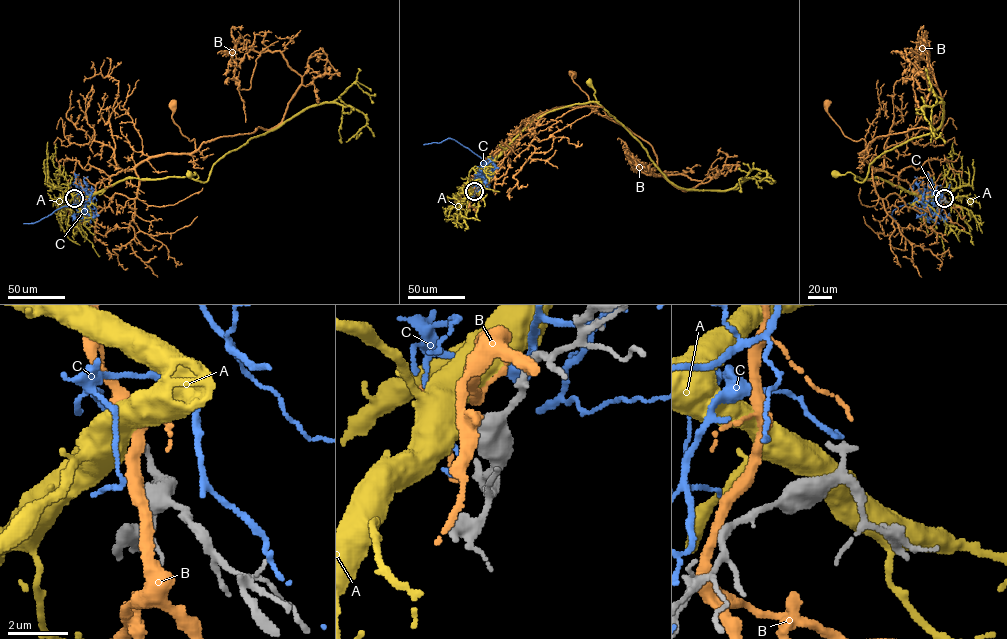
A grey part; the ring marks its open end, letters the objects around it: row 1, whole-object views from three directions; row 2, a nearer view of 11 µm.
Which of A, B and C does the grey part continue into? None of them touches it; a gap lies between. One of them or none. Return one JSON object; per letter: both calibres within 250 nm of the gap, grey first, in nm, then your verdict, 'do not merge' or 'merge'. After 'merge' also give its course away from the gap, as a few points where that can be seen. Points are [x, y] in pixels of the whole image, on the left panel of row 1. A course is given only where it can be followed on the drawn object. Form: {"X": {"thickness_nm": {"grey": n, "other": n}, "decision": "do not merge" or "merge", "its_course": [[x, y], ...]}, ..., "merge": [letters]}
{"A": {"thickness_nm": {"grey": 280, "other": 750}, "decision": "do not merge"}, "B": {"thickness_nm": {"grey": 280, "other": 110}, "decision": "do not merge"}, "C": {"thickness_nm": {"grey": 280, "other": 190}, "decision": "do not merge"}, "merge": []}

